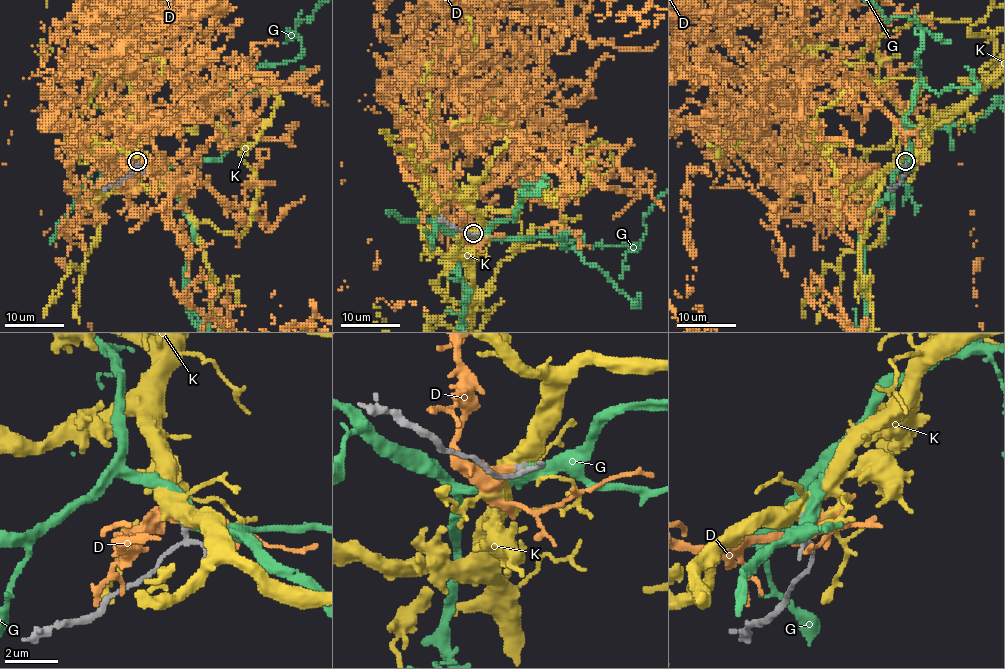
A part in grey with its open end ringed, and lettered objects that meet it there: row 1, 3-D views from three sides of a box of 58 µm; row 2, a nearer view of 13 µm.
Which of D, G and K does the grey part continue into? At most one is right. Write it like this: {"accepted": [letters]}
{"accepted": []}

